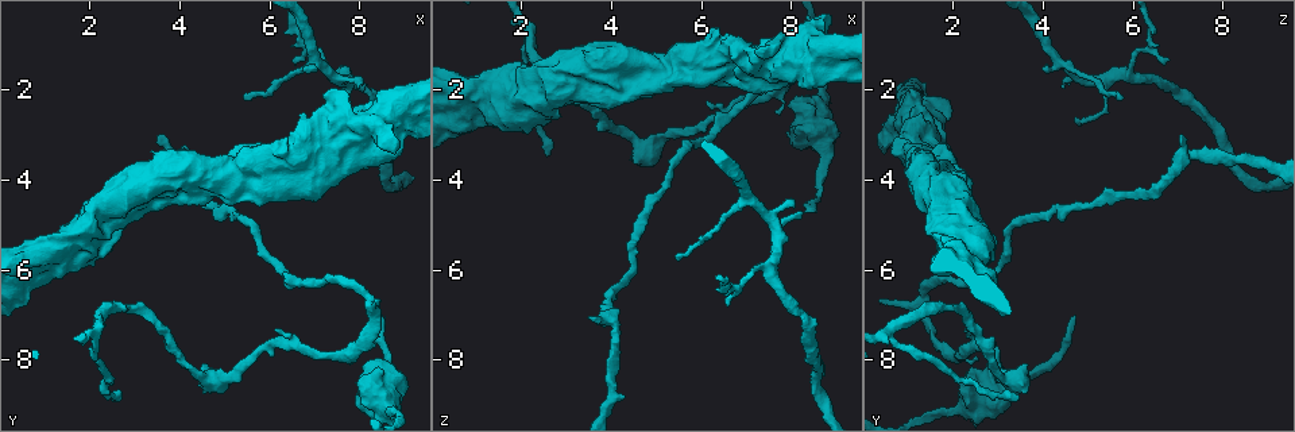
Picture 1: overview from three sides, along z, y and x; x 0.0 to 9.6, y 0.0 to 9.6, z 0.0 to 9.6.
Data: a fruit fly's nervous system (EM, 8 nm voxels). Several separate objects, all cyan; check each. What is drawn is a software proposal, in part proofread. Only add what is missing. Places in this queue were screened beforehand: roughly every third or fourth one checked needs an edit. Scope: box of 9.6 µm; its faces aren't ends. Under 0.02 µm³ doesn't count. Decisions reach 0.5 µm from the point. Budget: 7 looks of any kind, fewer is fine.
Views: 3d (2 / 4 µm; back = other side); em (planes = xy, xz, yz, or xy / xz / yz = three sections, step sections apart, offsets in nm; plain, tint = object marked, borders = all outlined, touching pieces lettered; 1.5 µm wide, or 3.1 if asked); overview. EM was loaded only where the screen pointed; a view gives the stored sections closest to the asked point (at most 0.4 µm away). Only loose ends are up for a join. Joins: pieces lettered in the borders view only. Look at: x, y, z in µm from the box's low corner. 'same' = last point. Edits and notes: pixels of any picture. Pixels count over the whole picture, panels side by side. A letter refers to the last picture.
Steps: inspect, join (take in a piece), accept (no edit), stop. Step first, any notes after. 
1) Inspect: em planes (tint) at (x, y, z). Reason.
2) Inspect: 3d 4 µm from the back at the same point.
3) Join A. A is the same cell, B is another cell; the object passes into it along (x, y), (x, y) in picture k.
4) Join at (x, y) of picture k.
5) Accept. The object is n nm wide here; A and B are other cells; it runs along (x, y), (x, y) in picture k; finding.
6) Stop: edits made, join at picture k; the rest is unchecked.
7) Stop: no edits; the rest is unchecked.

Inspect: 3d 4 µm at (7.00, 2.45, 1.15). An open end.

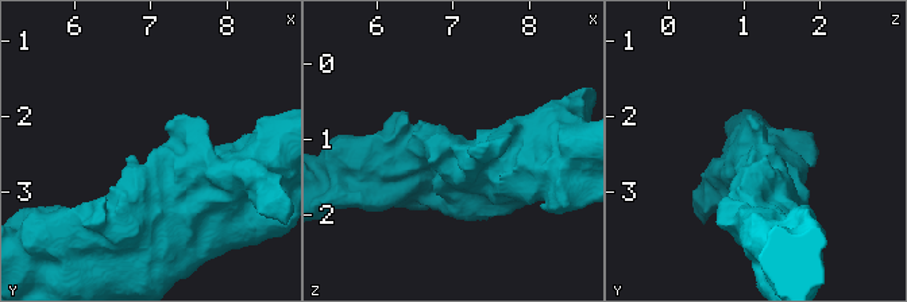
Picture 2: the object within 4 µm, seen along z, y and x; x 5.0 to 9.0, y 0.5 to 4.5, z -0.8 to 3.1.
Inspect: em planes (tint) at (7.05, 2.40, 1.10).

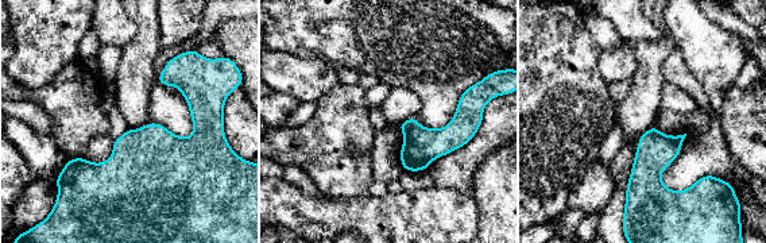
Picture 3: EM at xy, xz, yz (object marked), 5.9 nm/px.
Inspect: em planes (borders) at the same point.

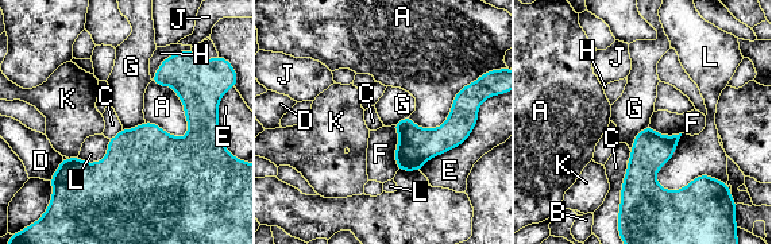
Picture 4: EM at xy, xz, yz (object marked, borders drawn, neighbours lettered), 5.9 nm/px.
Accept. A, B, C, D, E, F, G, H, J, K and L are other cells; none of them fits.

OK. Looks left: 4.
Inspect: em planes (borders) at (8.30, 7.05, 4.75). Tapers out.

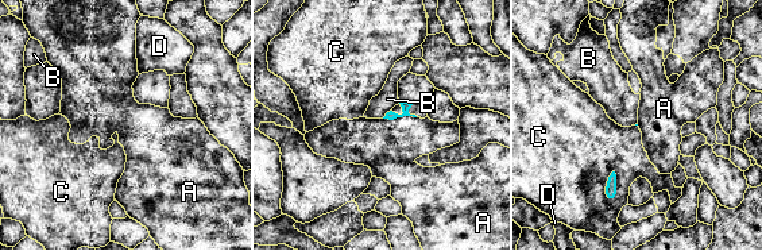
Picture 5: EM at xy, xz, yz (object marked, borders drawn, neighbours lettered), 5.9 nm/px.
Accept. A, B, C and D are other cells; a border runs along (417, 116), (383, 119) in picture 5; no lettered piece goes on from it.

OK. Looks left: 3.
Inspect: em planes (borders) at (3.60, 2.95, 7.15). Free end.

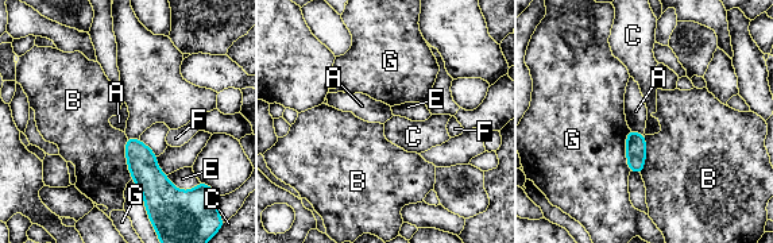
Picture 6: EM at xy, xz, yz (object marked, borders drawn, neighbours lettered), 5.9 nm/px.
Accept. The longest contact is with B, 260 nm; A, B, C, E, F and G are other cells; no lettered piece goes on from it.

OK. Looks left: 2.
Stop: no edits; the rest is unchecked.

